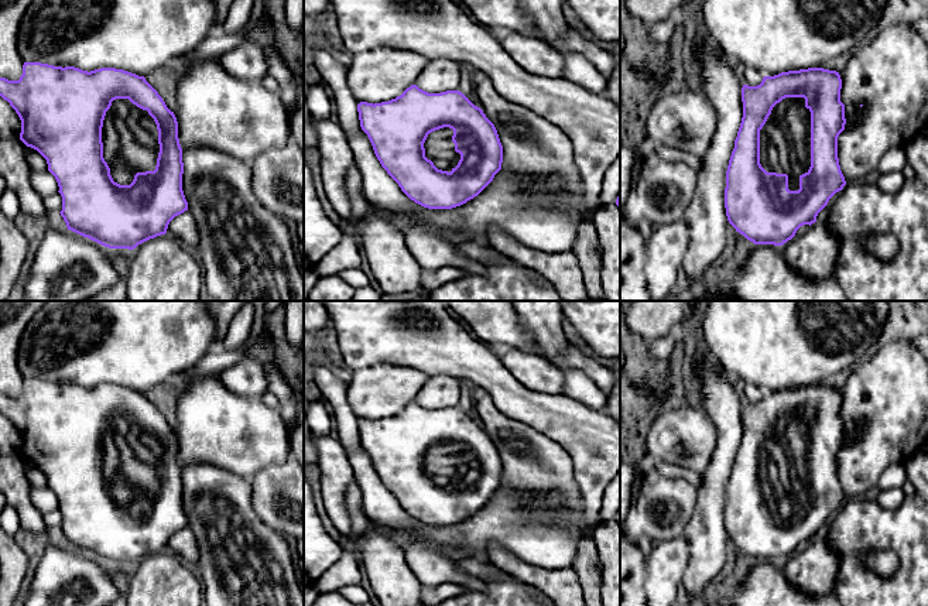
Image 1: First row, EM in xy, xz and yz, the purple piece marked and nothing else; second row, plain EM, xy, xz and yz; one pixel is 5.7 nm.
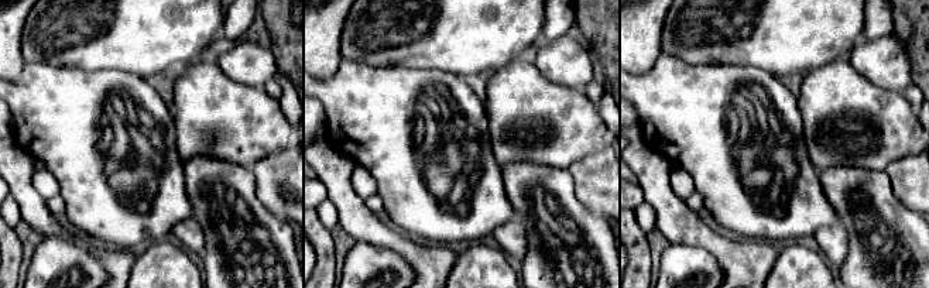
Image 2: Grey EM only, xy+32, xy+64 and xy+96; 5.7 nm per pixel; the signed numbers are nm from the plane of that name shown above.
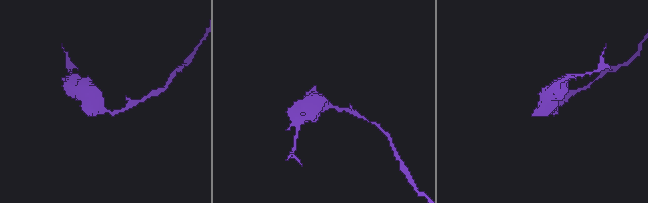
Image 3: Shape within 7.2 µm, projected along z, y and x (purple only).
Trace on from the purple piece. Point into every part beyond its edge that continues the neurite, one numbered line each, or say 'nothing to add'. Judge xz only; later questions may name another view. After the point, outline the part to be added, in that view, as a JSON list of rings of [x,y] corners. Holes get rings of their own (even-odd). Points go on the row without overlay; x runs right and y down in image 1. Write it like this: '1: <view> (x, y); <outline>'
1: xz (439, 465); [[[444,444],[429,449],[424,459],[425,473],[431,476],[438,486],[448,489],[451,489],[460,476],[460,470],[455,468],[452,452],[453,446]]]

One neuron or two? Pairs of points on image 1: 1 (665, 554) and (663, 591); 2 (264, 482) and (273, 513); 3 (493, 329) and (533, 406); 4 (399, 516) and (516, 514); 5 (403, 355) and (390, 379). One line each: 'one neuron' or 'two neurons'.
1: one neuron
2: one neuron
3: two neurons
4: one neuron
5: two neurons

